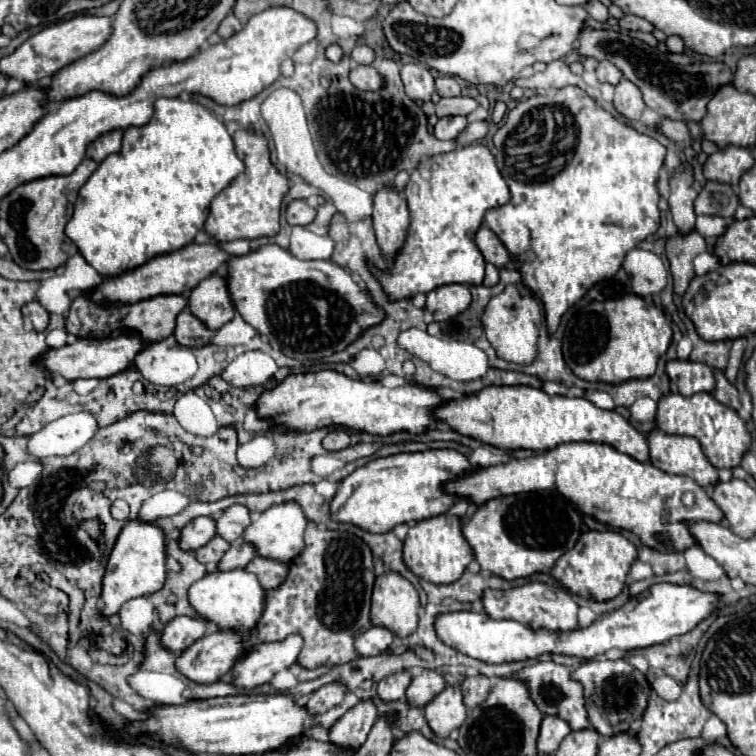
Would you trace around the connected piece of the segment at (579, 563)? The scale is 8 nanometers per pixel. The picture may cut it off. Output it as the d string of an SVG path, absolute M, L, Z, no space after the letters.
M589 530L581 534L573 550L565 552L565 556L557 560L557 564L551 568L551 574L559 580L563 588L567 588L573 594L593 600L611 600L619 596L627 586L627 574L635 564L635 560L637 548L633 548L633 544L619 532Z

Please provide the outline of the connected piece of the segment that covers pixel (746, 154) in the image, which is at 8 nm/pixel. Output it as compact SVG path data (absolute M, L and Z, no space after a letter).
M725 146L707 158L703 166L703 174L707 180L737 186L741 174L747 172L753 164L755 164L755 158L749 148Z

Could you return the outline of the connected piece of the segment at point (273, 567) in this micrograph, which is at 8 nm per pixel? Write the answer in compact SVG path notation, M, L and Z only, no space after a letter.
M255 556L247 564L247 570L257 574L259 582L265 590L271 590L271 588L277 588L279 584L285 582L285 576L289 574L289 564L279 562L279 560L271 560L271 558L263 558L263 556Z

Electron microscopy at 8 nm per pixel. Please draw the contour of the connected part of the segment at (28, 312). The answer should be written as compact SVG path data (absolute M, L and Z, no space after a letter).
M33 300L33 302L25 304L25 306L23 306L23 312L25 312L25 316L31 318L33 328L35 328L37 332L41 332L41 330L47 328L47 324L49 324L49 312L47 312L39 302Z

